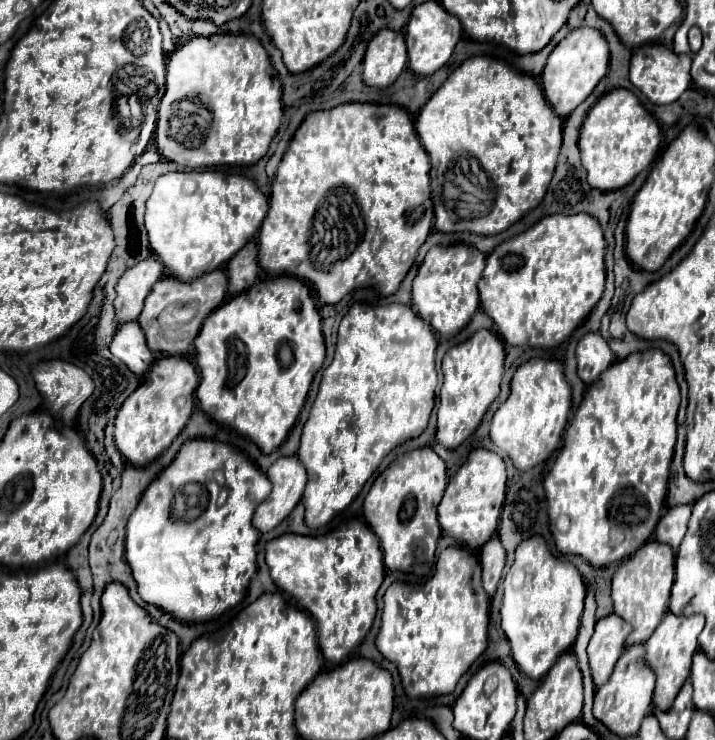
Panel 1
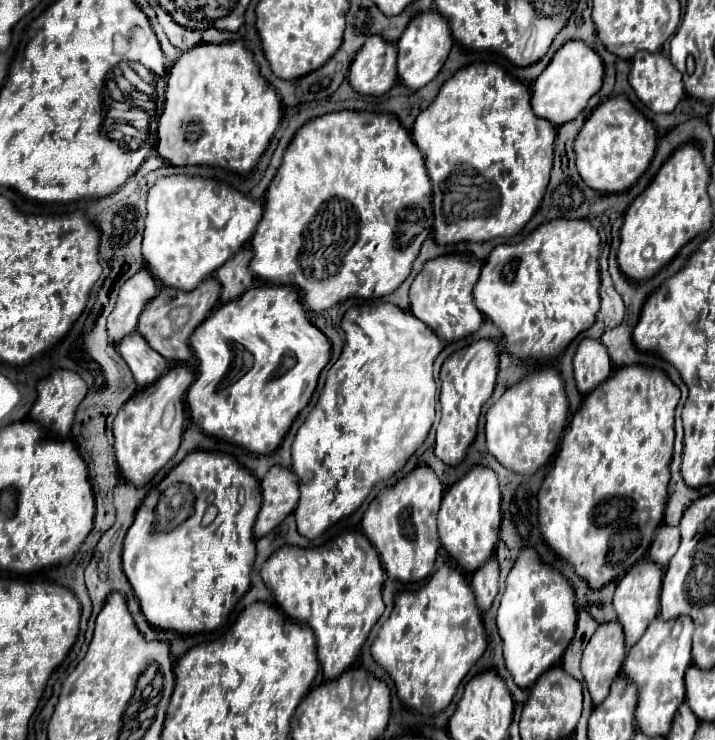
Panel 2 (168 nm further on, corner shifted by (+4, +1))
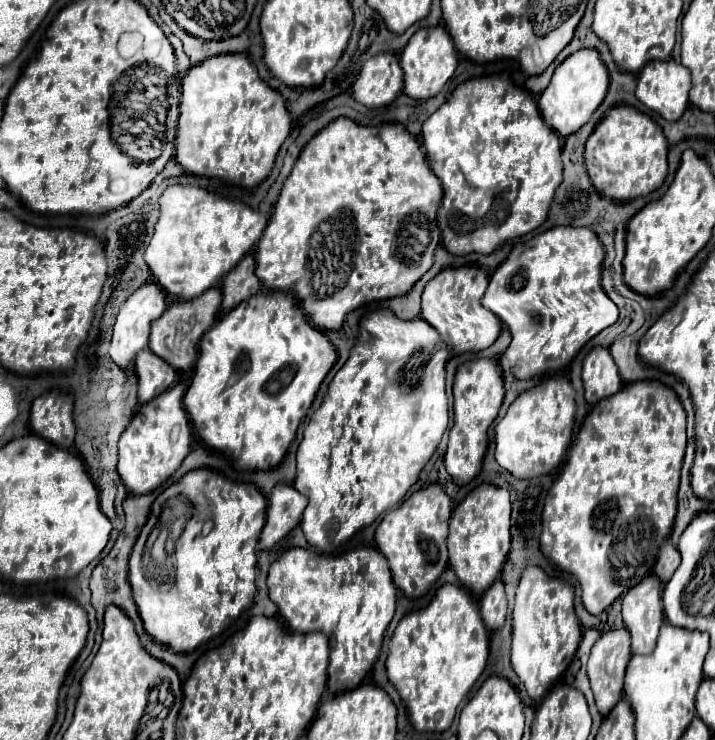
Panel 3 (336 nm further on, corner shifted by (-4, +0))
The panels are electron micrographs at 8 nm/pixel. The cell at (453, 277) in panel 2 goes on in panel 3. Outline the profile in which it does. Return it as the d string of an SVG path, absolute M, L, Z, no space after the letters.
M476 266L444 268L432 278L422 294L422 318L432 324L442 342L446 342L452 356L464 352L480 352L492 346L502 330L500 320L480 304L480 298L488 286L488 274Z

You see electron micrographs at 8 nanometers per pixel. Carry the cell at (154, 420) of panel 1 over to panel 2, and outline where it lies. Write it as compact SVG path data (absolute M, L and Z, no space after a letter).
M186 365L170 367L154 385L140 389L122 409L118 411L112 433L114 433L114 451L120 473L126 481L142 487L146 485L178 451L182 431L184 431L184 395L186 389L194 383L194 373Z

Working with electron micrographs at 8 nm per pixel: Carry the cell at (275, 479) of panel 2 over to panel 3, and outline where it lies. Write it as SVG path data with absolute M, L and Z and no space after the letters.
M276 484L270 494L266 524L260 534L260 548L270 550L282 540L300 522L306 506L306 496L294 490L292 484Z

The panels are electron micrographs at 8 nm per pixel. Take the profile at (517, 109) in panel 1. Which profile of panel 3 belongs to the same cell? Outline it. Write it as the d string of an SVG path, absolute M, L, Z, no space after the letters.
M498 74L498 76L482 76L482 78L472 78L472 80L466 80L462 82L454 92L452 96L424 122L422 126L422 144L426 148L426 156L428 156L428 162L430 162L430 168L432 172L438 176L438 180L442 182L442 190L444 190L444 198L442 198L442 204L438 208L438 226L442 230L442 244L444 248L450 252L450 254L456 254L456 256L464 256L464 254L470 254L470 252L478 252L478 254L492 254L496 248L500 248L506 240L510 238L518 238L518 236L524 236L532 230L536 230L548 216L548 210L550 210L550 202L554 198L554 192L556 188L560 186L562 182L562 160L560 160L560 136L550 130L542 116L540 116L540 110L538 110L538 104L536 104L536 98L526 92L526 90L520 90L516 88L508 76L504 74Z

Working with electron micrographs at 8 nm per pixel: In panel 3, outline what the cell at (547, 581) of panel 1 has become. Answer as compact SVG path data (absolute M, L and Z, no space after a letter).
M528 566L516 590L512 628L512 668L524 682L528 696L542 702L550 688L560 682L582 640L582 626L574 614L574 588L548 578L538 566Z

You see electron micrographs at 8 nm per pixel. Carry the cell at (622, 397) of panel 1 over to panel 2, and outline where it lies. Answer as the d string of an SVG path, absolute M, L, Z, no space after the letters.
M626 365L614 371L612 377L608 377L594 393L586 395L580 409L572 417L560 445L560 453L554 459L554 467L542 481L542 487L538 491L538 521L540 521L540 531L544 541L568 563L574 565L576 573L586 579L594 589L606 585L608 581L622 577L638 559L642 559L652 543L652 537L662 523L664 517L664 505L666 505L666 487L670 481L670 459L672 459L672 447L674 447L674 411L680 401L680 389L670 381L670 377L656 367L644 367L644 365Z

